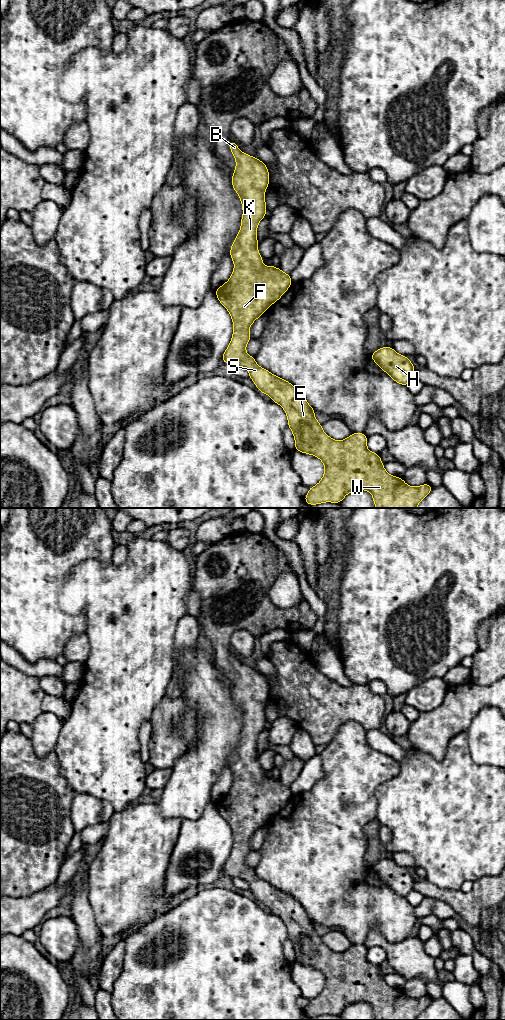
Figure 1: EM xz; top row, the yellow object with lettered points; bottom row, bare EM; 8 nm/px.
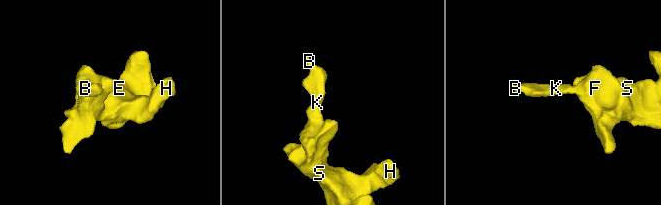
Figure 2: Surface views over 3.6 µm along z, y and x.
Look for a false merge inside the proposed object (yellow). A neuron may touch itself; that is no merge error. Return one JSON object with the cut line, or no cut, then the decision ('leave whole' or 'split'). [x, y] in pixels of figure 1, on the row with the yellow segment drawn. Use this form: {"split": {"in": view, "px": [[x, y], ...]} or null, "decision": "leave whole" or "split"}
{"split": null, "decision": "leave whole"}

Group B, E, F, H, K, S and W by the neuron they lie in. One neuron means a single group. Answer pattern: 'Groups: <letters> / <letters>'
Groups: B E F H K S W

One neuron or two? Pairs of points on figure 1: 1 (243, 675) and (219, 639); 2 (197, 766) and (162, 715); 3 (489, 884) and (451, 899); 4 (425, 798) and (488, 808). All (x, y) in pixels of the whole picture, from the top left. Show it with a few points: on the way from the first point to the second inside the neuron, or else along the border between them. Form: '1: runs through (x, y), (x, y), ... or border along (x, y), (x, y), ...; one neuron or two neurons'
1: runs through (234, 666), (223, 655), (221, 648); one neuron
2: border along (197, 729), (196, 741), (177, 759), (171, 768); two neurons
3: runs through (480, 893), (474, 899), (460, 899); one neuron
4: runs through (441, 808), (472, 808); one neuron

